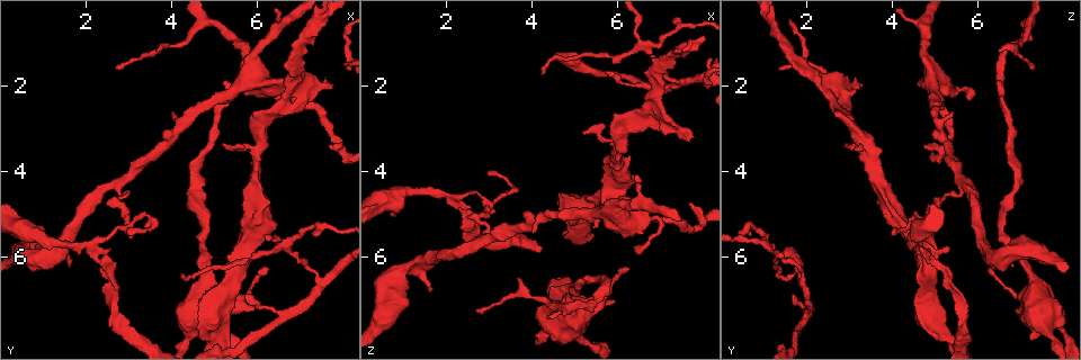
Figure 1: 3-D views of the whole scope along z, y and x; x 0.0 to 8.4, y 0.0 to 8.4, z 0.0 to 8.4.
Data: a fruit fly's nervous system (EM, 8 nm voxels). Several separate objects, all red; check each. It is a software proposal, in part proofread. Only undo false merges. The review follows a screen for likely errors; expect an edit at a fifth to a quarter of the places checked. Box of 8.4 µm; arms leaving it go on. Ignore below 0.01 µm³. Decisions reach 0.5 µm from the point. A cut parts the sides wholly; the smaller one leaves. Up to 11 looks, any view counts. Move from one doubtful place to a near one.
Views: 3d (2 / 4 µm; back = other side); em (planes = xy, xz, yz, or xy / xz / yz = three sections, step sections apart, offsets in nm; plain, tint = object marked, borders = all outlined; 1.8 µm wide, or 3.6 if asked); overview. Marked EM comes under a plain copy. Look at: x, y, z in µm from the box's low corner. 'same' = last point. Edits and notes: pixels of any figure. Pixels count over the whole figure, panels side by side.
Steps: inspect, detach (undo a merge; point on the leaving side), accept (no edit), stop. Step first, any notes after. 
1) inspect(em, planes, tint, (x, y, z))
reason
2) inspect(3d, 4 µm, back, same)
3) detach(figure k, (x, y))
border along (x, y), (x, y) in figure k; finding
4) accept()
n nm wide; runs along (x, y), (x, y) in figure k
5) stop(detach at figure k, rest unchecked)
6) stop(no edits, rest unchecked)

inspect(em, 3.6 µm, xy, step 16, tint, (5.15, 6.80, 4.90))
a fork

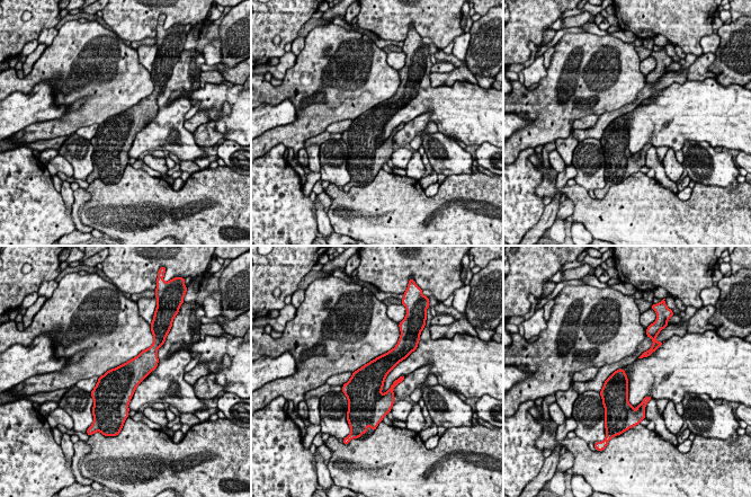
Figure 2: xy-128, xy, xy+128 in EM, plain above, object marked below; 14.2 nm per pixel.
inspect(em, 3.6 µm, planes, tint, same)
cut it another way

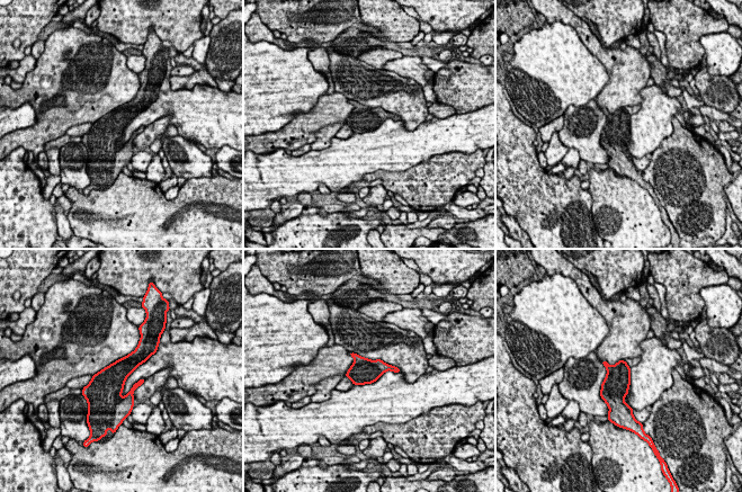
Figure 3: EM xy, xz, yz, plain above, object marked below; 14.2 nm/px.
accept()
one neuron here

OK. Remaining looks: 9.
inspect(em, planes, tint, (6.75, 5.75, 1.20))
four arms meet

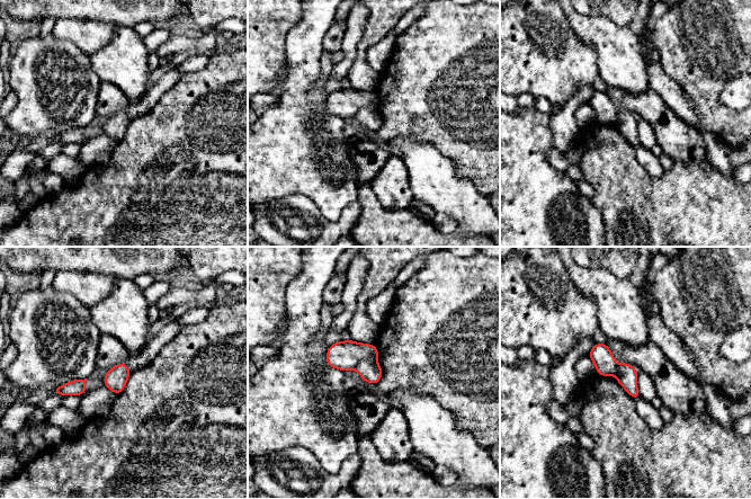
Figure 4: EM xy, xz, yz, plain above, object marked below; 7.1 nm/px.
detach(figure 4, (342, 355))
border along (375, 362), (360, 361), (354, 367) in figure 4; two neurons meet here

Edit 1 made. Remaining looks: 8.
inspect(em, xy, step 16, tint, (6.00, 3.85, 3.60))
arms part here

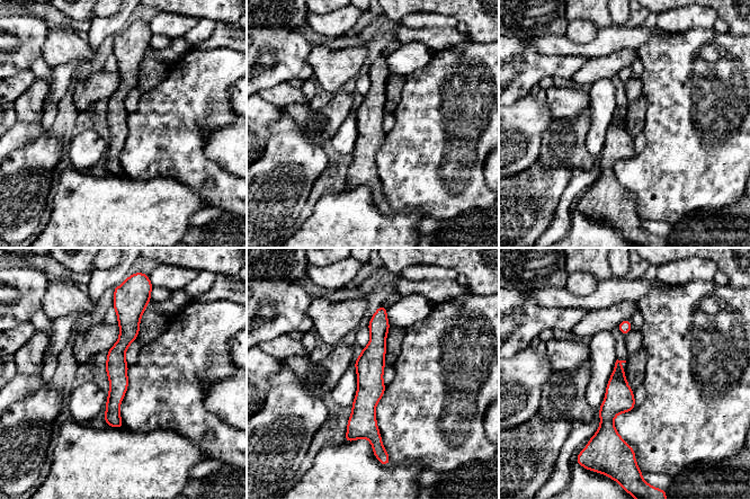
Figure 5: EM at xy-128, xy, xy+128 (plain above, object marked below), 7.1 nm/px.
inspect(em, planes, tint, same)

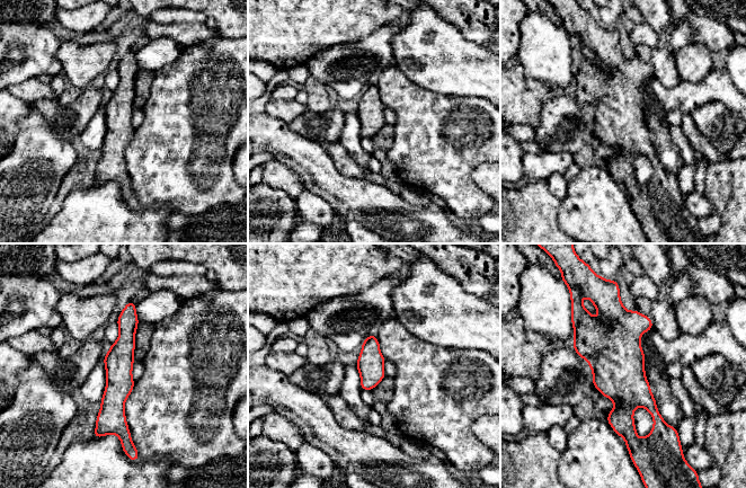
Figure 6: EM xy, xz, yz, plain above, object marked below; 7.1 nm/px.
accept()
190 nm wide; runs along (131, 305), (116, 391), (127, 437) in figure 6; continuous, no second neuron

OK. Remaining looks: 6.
inspect(em, xy, step 4, tint, (7.05, 2.25, 2.90))
touches itself

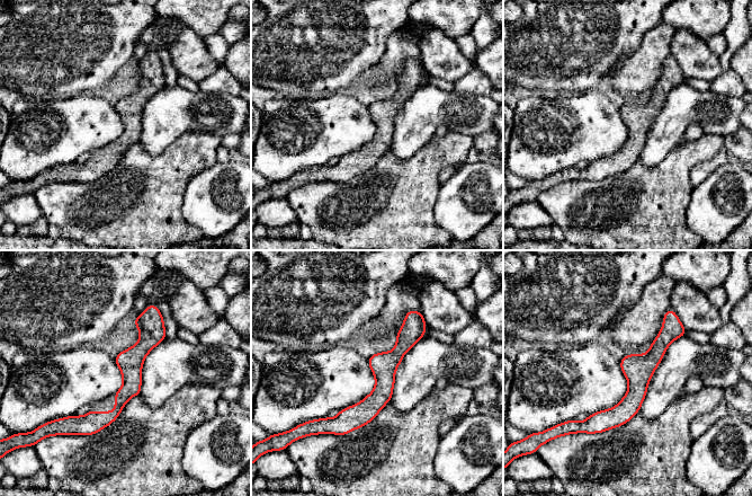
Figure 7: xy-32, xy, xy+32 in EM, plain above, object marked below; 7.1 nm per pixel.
inspect(em, planes, borders, same)
another direction

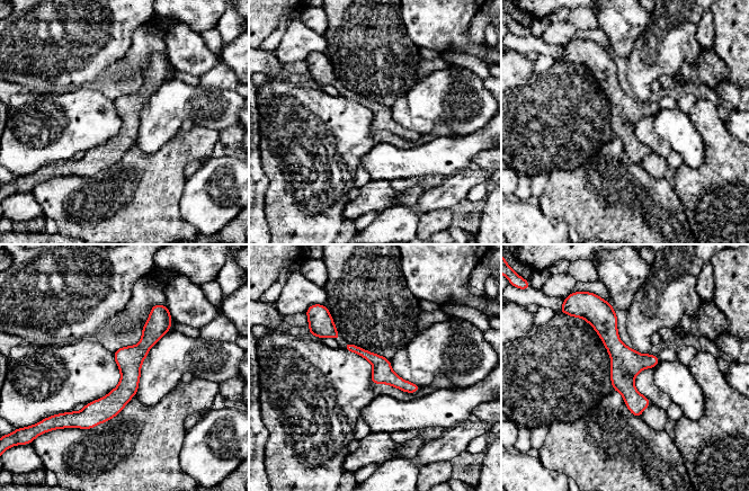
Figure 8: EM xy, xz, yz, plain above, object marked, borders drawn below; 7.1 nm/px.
accept()
runs along (158, 313), (128, 385), (85, 426) in figure 8; continuous, no second neuron

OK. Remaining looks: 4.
stop(detach at figure 4, rest unchecked)

